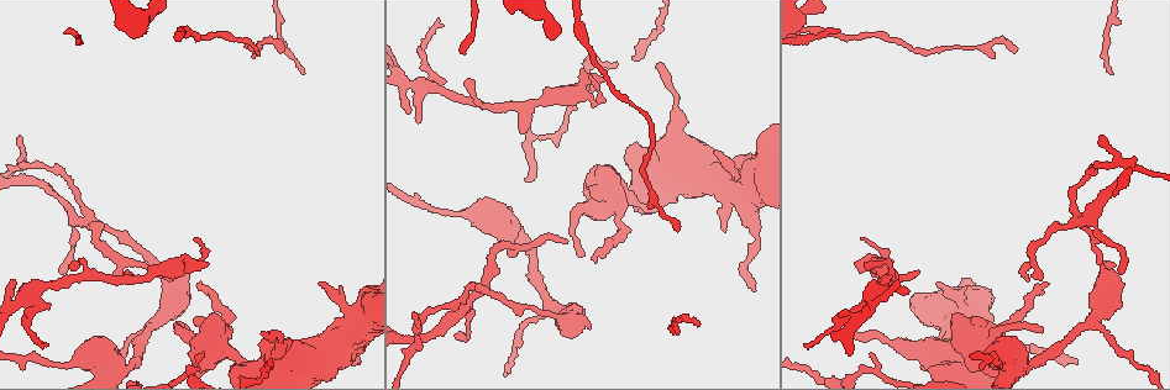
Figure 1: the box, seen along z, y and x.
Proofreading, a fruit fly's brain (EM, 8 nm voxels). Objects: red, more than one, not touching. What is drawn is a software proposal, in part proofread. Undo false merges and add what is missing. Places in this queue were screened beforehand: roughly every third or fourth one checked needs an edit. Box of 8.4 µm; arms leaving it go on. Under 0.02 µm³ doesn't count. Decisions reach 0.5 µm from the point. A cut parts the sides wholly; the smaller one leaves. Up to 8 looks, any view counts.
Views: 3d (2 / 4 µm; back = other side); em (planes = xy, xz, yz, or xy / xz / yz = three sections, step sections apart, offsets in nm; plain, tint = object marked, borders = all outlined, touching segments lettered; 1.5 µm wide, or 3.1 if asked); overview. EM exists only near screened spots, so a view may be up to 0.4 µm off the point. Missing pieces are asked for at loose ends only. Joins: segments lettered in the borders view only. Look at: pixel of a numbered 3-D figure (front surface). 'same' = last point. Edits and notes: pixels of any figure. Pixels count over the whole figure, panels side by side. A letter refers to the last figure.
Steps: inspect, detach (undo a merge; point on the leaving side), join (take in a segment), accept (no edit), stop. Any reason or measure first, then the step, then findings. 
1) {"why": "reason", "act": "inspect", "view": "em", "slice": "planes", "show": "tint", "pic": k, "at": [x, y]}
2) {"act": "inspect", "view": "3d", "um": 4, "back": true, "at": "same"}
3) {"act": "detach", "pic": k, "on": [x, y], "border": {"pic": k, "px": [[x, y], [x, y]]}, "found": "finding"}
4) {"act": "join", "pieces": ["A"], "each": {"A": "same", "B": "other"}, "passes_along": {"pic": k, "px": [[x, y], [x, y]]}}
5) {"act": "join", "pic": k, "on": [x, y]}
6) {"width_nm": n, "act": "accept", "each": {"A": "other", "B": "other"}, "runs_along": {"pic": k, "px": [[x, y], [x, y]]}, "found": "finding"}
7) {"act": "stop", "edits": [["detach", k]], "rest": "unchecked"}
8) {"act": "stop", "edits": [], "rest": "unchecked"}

{"why": "sharp bend", "act": "inspect", "view": "3d", "um": 4, "pic": 1, "at": [86, 223]}

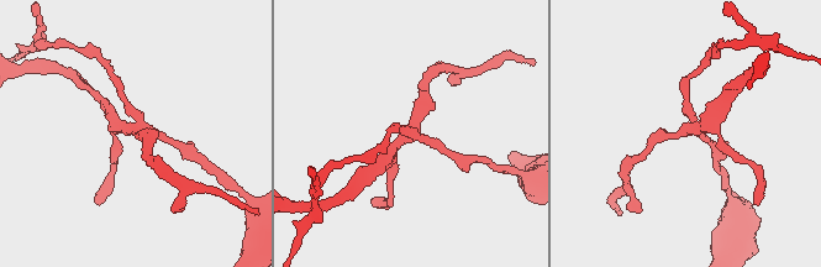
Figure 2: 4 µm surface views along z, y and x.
{"act": "inspect", "view": "em", "slice": "planes", "show": "tint", "pic": 2, "at": [135, 130]}

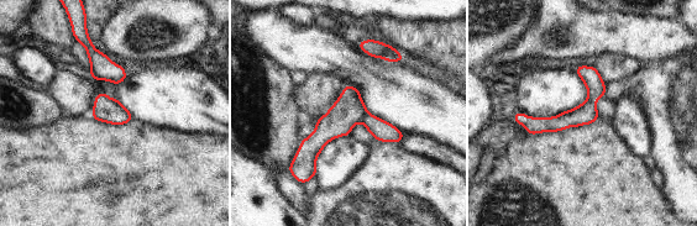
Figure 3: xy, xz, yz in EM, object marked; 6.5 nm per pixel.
{"act": "inspect", "view": "em", "slice": "planes", "show": "borders", "at": "same"}

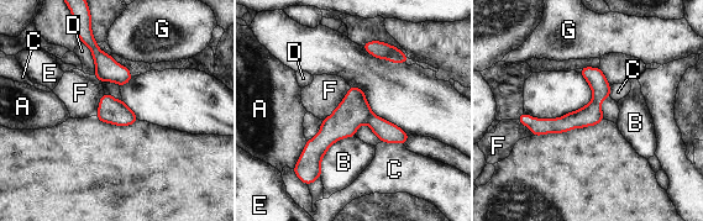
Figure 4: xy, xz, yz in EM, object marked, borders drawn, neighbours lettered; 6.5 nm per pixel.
{"width_nm": 140, "longest_contact_nm": ["B", 360], "act": "detach", "pic": 4, "on": [353, 110], "each": {"A": "other", "B": "other", "C": "other", "D": "other", "E": "other", "F": "other", "G": "other"}, "found": "two cells meet here"}

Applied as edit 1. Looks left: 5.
{"why": "redraw", "act": "inspect", "view": "overview"}

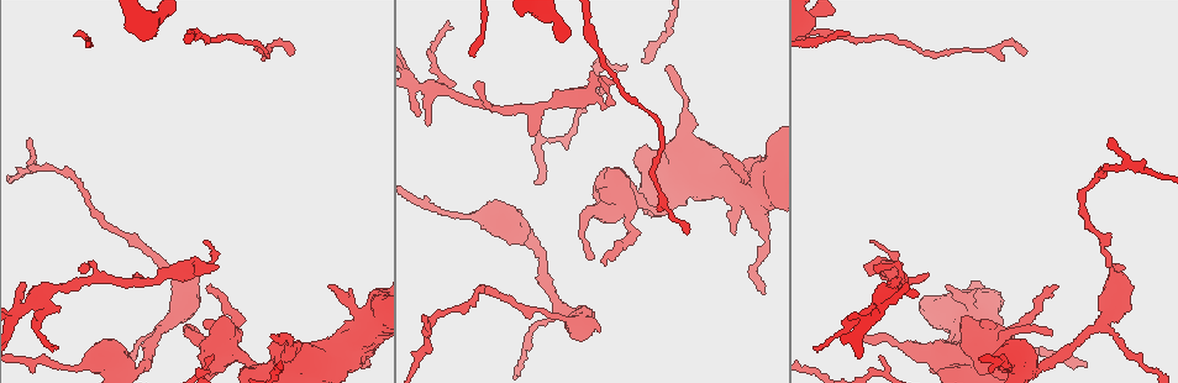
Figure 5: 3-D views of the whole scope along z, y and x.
{"why": "tapers out", "act": "inspect", "view": "em", "slice": "planes", "show": "plain", "pic": 5, "at": [592, 258]}

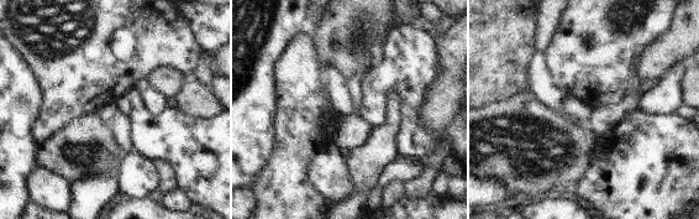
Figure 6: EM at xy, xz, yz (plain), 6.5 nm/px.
{"act": "inspect", "view": "em", "slice": "planes", "show": "borders", "at": "same"}

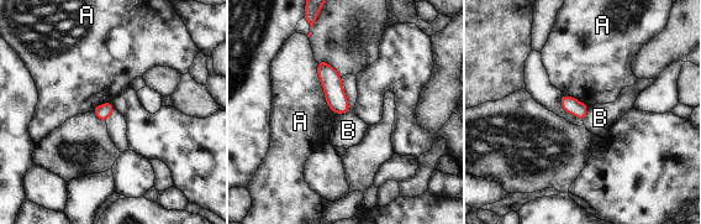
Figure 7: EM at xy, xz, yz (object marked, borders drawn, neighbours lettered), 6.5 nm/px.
{"width_nm": 100, "act": "accept", "each": {"A": "other", "B": "other"}, "border": {"pic": 7, "px": [[589, 107], [583, 121]]}, "found": "none of them fits"}

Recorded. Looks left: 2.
{"act": "stop", "edits": [["detach", 4]], "rest": "unchecked"}

